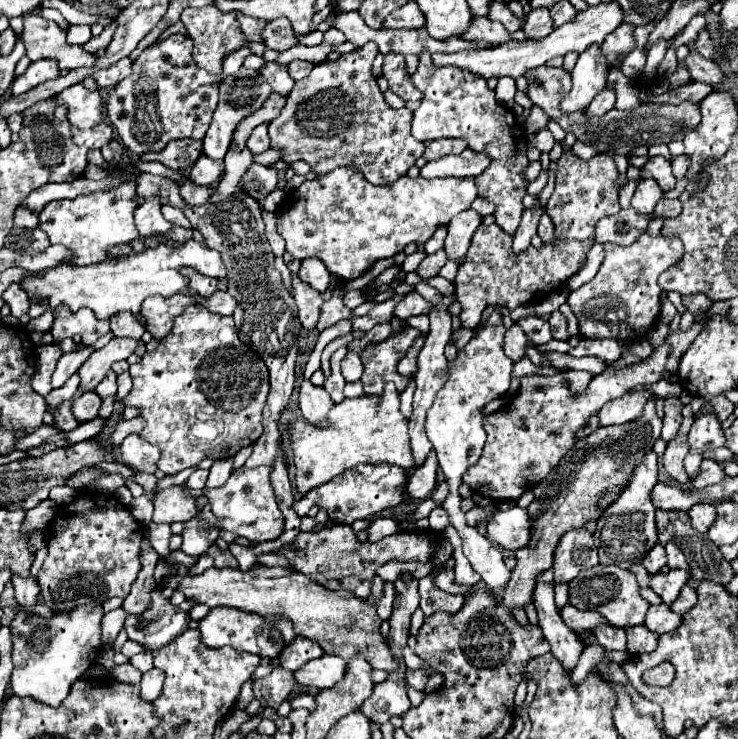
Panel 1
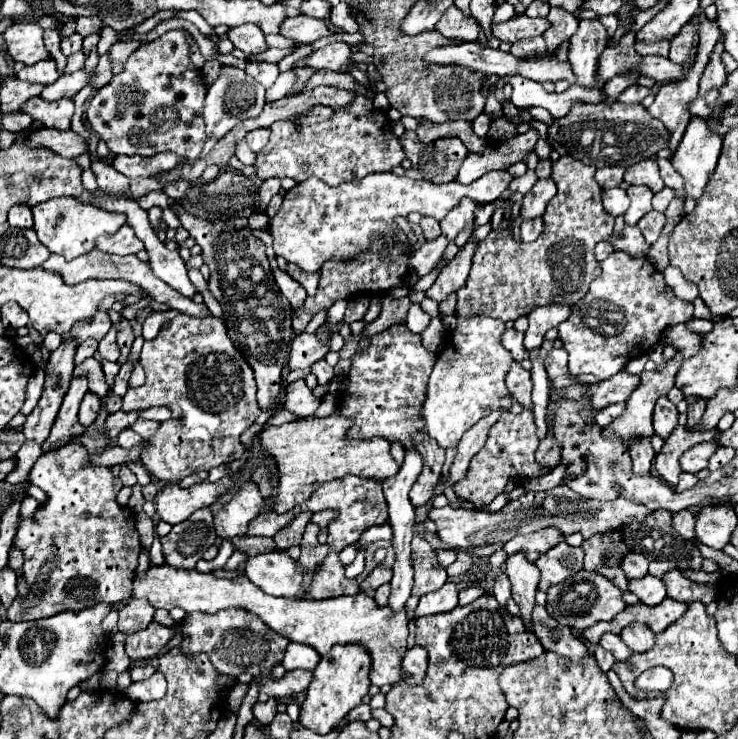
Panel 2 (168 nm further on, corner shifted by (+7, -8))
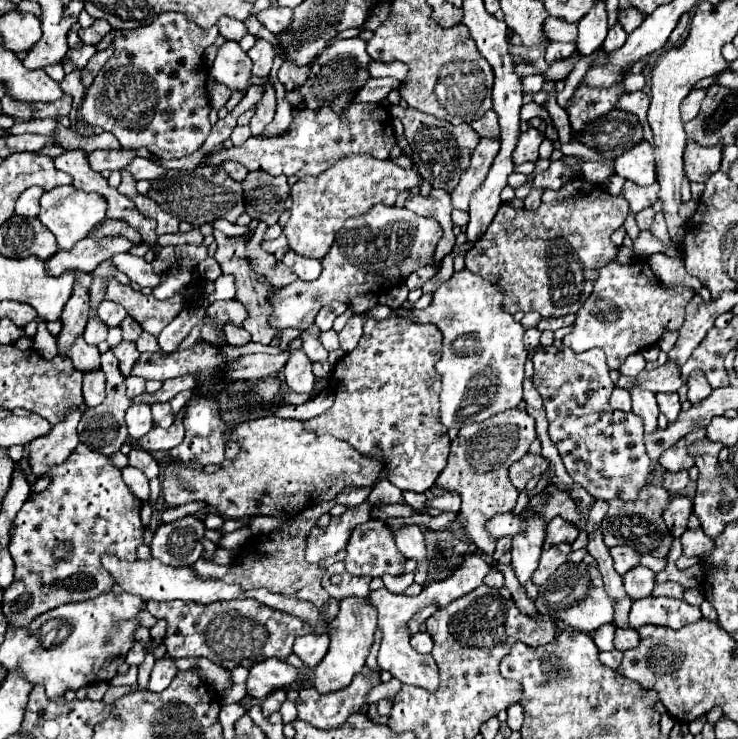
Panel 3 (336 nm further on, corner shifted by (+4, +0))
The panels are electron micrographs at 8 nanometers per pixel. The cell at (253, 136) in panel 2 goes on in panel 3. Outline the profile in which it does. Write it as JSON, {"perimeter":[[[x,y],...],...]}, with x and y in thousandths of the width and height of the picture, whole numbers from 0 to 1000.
{"perimeter":[[[355,115],[358,118],[358,129],[355,134],[344,142],[344,158],[339,164],[339,175],[341,183],[352,183],[355,175],[371,161],[371,150],[374,150],[374,129],[371,129],[371,118],[369,115]]]}

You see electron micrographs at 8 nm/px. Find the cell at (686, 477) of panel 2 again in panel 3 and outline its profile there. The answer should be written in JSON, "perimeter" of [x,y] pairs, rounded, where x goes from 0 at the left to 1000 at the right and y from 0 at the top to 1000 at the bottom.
{"perimeter":[[[902,637],[902,640],[900,640],[900,648],[897,648],[897,659],[900,659],[905,667],[913,667],[913,670],[924,667],[924,662],[927,662],[932,654],[935,654],[932,637],[919,637],[919,640]]]}

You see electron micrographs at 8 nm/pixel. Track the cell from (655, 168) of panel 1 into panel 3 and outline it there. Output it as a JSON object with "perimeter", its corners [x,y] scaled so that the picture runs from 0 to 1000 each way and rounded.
{"perimeter":[[[870,191],[870,194],[859,196],[856,202],[846,204],[840,212],[832,215],[832,231],[835,231],[835,237],[854,242],[862,250],[886,248],[889,234],[886,234],[883,196],[878,191]]]}

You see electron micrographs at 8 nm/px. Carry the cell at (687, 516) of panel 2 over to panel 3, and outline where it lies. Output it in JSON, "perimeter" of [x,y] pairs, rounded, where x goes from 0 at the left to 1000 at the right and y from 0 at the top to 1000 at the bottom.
{"perimeter":[[[927,670],[908,673],[908,681],[902,683],[897,702],[900,702],[911,727],[924,727],[924,721],[930,719],[935,689],[938,689],[938,678],[932,673],[927,673]]]}

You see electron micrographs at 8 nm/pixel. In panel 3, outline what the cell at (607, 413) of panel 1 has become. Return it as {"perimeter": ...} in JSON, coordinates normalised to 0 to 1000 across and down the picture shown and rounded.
{"perimeter":[[[832,526],[829,537],[827,537],[827,548],[832,548],[832,553],[840,553],[840,556],[854,556],[856,548],[854,548],[854,532],[848,526]]]}

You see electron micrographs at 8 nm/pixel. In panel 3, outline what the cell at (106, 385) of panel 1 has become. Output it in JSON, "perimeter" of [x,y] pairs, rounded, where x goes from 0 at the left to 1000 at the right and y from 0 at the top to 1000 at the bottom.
{"perimeter":[[[106,456],[98,470],[92,472],[92,483],[95,488],[100,491],[103,499],[111,499],[114,505],[119,502],[127,502],[127,499],[136,499],[133,494],[133,483],[136,483],[136,475],[133,470],[125,470],[114,461],[114,456]]]}

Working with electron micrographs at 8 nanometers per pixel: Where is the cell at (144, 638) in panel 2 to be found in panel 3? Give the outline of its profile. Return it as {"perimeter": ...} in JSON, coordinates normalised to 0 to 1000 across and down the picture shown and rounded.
{"perimeter":[[[184,870],[182,878],[179,878],[179,881],[173,884],[173,889],[171,889],[171,897],[173,897],[176,903],[187,903],[192,894],[195,894],[195,873],[192,873],[192,870]]]}

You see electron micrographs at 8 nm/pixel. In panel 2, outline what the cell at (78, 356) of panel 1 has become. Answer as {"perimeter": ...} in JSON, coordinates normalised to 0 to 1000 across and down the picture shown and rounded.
{"perimeter":[[[126,459],[112,461],[112,464],[104,470],[104,475],[102,475],[102,494],[110,494],[115,486],[126,483],[129,475],[131,475],[131,461],[126,461]]]}

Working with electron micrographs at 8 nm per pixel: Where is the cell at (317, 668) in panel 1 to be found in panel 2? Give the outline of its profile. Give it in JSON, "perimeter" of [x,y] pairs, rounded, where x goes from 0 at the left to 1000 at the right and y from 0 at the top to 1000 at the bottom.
{"perimeter":[[[411,905],[389,908],[381,919],[354,916],[351,946],[354,946],[354,949],[362,949],[362,946],[367,946],[367,943],[378,946],[378,943],[402,940],[402,938],[408,938],[408,935],[416,935],[416,930],[419,930],[421,922],[424,922],[424,911],[421,911],[421,908],[411,908]]]}

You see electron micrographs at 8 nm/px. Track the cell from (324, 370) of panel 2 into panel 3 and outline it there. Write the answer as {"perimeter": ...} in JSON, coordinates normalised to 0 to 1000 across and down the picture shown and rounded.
{"perimeter":[[[420,440],[412,451],[407,451],[407,459],[409,459],[409,472],[420,483],[420,488],[442,488],[444,486],[444,475],[434,464],[431,440]]]}

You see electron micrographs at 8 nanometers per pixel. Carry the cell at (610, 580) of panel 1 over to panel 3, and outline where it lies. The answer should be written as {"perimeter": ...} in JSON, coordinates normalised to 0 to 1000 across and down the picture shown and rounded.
{"perimeter":[[[764,762],[764,765],[759,765],[740,783],[740,789],[732,794],[724,819],[732,829],[737,829],[737,832],[745,829],[756,840],[767,840],[775,851],[783,851],[791,857],[802,857],[813,846],[829,843],[829,838],[832,838],[832,819],[821,808],[816,781],[813,781],[808,767],[797,767],[794,762],[770,762],[770,765]]]}

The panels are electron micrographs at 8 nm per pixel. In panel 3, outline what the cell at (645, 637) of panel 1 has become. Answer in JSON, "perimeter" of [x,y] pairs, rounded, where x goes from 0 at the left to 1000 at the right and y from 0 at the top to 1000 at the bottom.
{"perimeter":[[[816,846],[813,851],[808,851],[805,857],[802,857],[802,865],[805,865],[805,870],[808,870],[808,876],[813,878],[813,881],[827,881],[827,878],[832,878],[832,873],[829,873],[829,865],[832,865],[832,846]]]}

